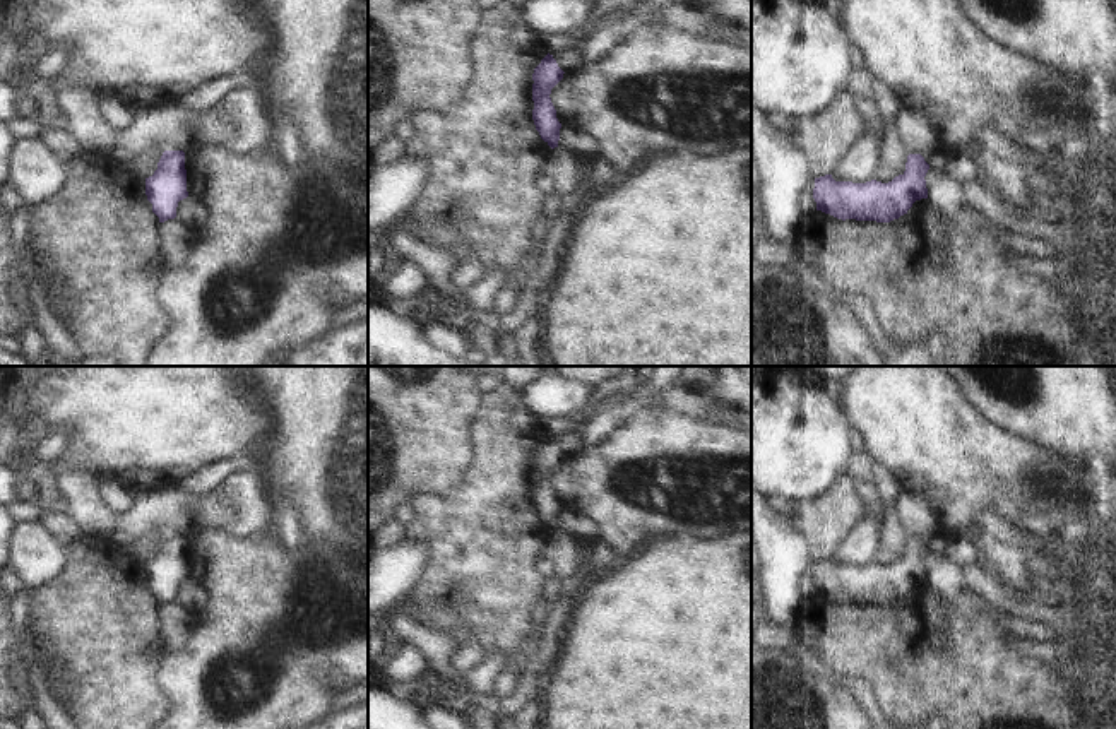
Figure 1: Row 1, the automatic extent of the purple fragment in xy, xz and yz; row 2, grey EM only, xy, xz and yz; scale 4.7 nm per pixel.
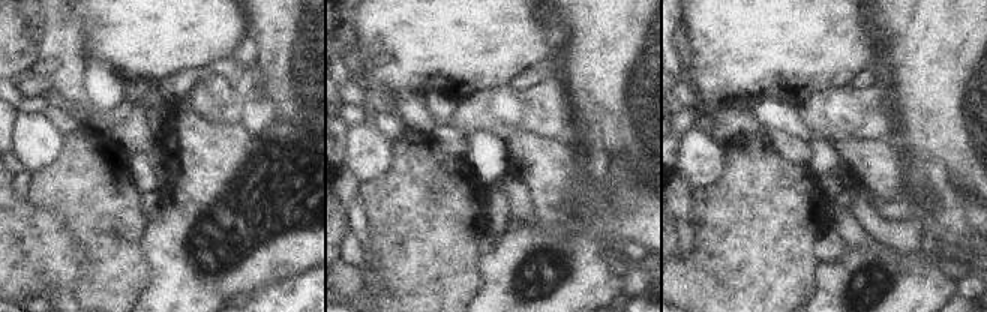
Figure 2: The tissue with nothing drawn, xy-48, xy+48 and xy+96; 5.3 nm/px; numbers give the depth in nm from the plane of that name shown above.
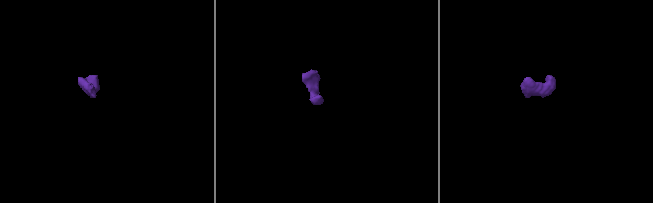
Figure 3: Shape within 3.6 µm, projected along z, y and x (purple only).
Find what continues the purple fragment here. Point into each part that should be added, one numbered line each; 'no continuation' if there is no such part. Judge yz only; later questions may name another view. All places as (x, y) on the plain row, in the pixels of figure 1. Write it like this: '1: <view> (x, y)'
1: yz (786, 558)

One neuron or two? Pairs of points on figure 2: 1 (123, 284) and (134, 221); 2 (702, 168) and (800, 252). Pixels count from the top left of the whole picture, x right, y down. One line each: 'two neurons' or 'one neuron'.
1: one neuron
2: two neurons

